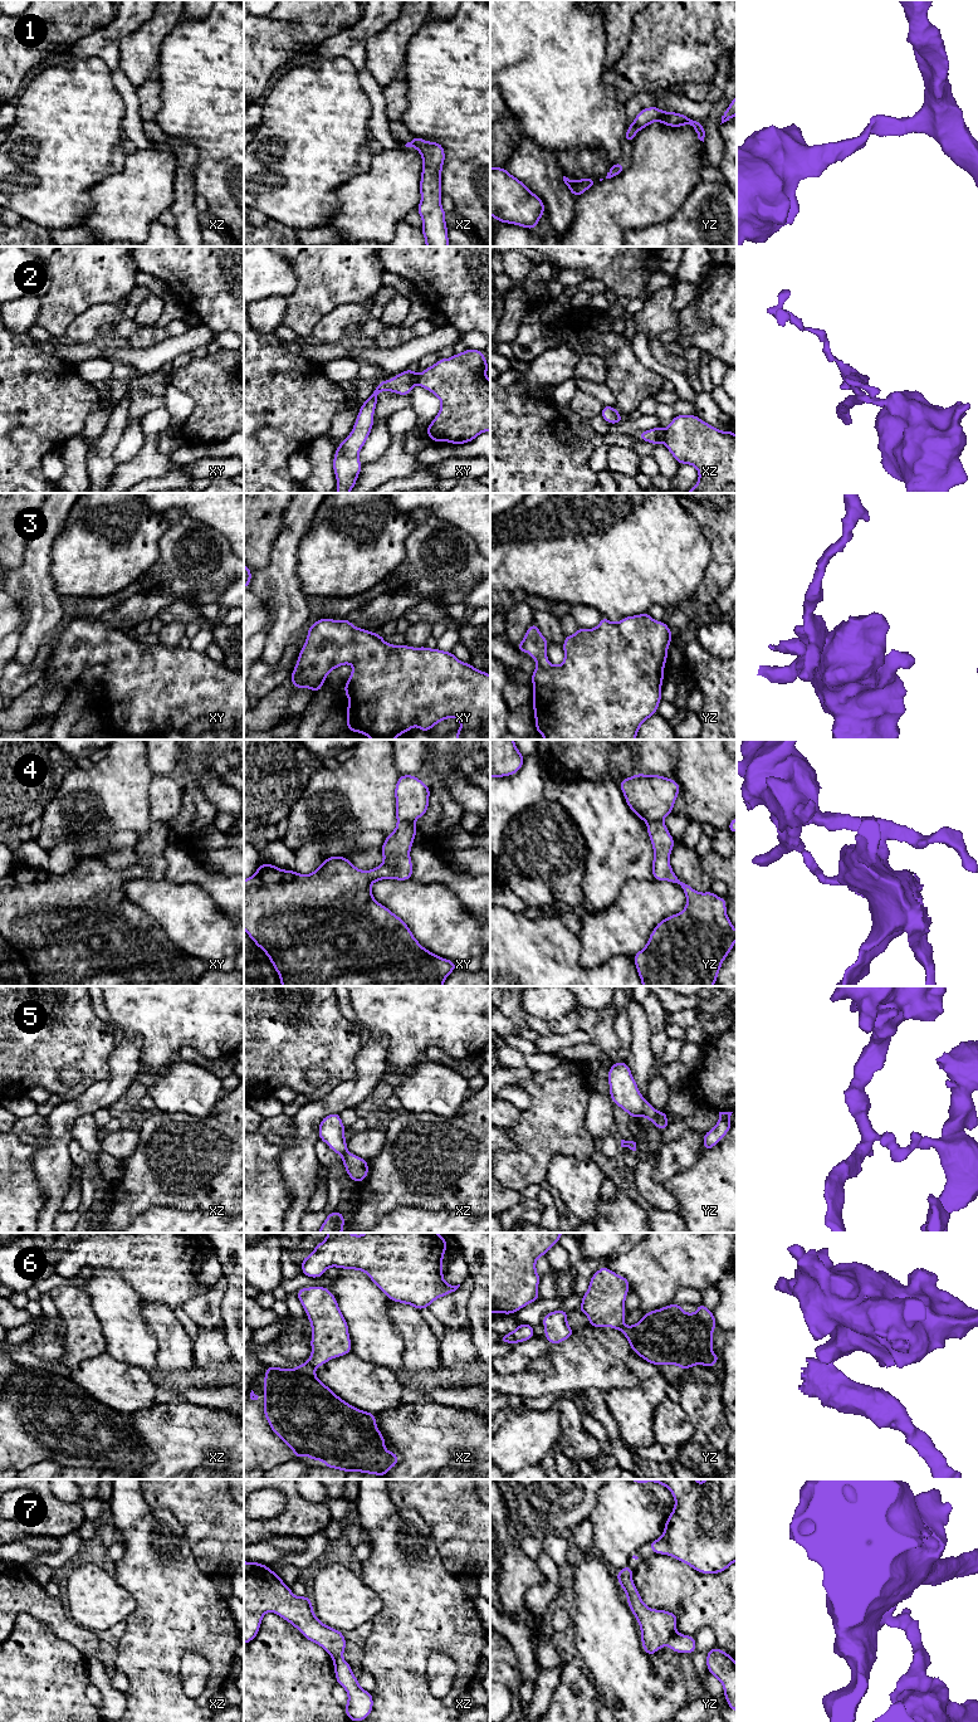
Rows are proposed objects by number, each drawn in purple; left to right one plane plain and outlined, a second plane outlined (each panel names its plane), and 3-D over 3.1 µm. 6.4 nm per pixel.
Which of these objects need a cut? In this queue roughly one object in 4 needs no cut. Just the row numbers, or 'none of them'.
2, 4, 5, 6, 7

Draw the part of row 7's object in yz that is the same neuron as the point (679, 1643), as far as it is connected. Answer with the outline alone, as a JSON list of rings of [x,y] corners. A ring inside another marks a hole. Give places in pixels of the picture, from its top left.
[[[675,1633],[668,1641],[668,1647],[679,1654],[693,1654],[696,1649],[695,1636]]]

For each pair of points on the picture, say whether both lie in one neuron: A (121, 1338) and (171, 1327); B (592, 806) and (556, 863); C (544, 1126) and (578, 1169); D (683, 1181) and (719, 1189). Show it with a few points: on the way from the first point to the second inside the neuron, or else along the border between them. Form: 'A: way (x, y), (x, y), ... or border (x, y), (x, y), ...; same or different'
A: border (141, 1303), (141, 1315), (157, 1344), (157, 1360); different
B: border (561, 804), (582, 835), (587, 857); different
C: border (590, 1157), (556, 1154), (546, 1175); different
D: way (692, 1186), (710, 1188); same

